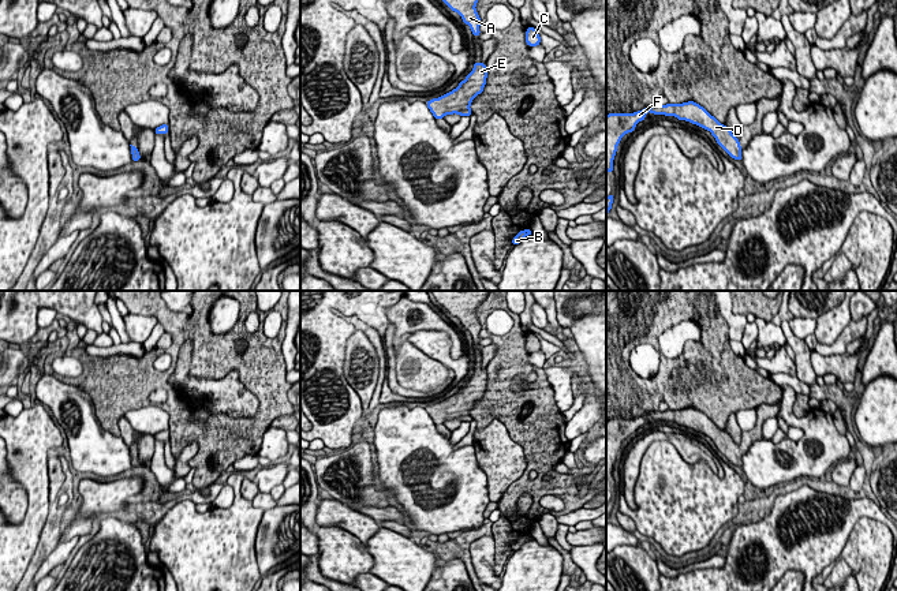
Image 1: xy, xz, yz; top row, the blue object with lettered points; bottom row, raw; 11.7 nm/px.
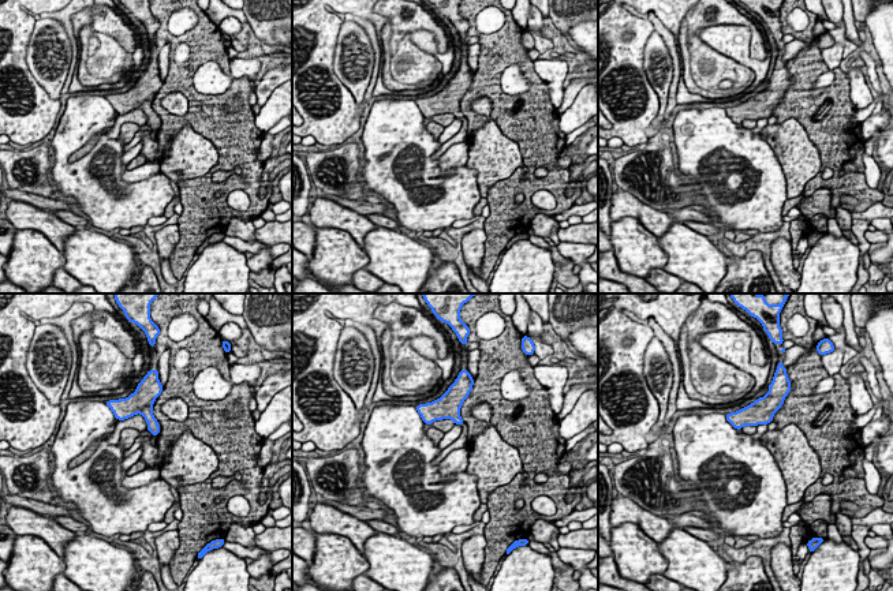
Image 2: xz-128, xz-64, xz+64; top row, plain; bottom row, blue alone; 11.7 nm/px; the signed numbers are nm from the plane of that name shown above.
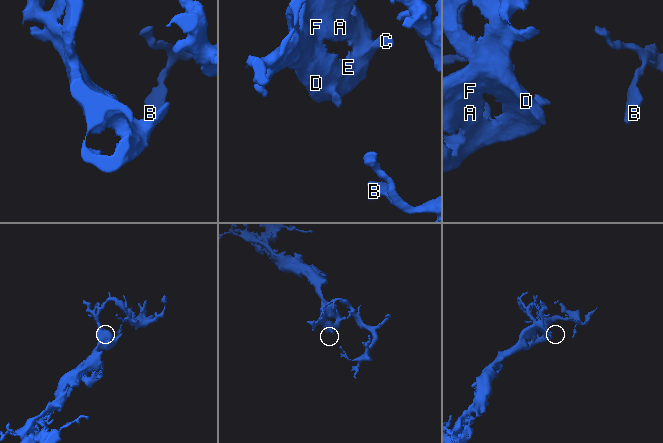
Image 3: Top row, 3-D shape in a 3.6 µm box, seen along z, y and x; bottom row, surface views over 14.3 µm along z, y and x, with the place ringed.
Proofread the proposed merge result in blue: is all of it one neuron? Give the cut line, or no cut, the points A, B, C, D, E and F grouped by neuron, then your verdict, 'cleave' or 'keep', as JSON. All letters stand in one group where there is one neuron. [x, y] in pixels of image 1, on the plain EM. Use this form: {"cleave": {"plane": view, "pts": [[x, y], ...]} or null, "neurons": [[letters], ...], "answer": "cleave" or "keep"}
{"cleave": null, "neurons": [["A", "B", "C", "D", "E", "F"]], "answer": "keep"}

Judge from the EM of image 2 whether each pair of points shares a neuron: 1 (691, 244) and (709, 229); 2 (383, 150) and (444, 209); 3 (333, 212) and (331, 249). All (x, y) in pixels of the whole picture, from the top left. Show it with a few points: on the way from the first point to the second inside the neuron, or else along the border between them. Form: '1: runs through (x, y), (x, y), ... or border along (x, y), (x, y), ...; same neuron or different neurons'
1: border along (673, 220), (683, 221), (707, 238); different neurons
2: runs through (391, 165), (393, 179), (418, 208), (422, 208); same neuron
3: border along (316, 225), (344, 229), (359, 246); different neurons

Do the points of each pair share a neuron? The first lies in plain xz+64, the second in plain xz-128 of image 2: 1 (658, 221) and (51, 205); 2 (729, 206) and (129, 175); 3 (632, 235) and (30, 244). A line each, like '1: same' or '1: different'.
1: different
2: different
3: same

